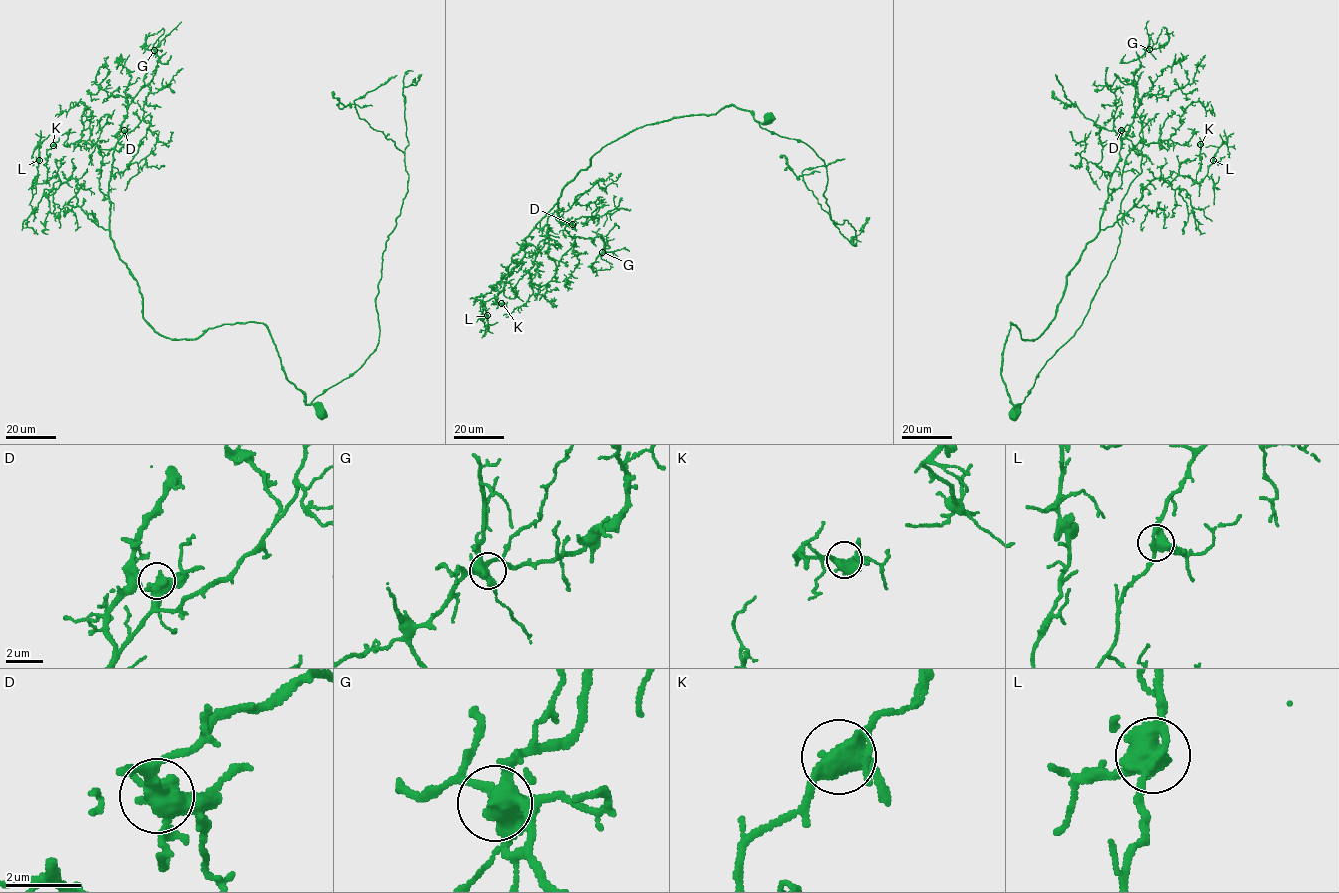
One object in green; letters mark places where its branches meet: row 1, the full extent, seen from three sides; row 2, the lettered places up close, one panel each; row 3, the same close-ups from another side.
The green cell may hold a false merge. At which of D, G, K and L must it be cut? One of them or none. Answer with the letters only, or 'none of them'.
none of them

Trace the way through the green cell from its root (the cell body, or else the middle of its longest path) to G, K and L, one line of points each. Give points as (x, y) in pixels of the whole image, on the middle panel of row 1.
G: (769, 117), (761, 123), (729, 105), (606, 144), (563, 188), (557, 210), (571, 236), (603, 238), (602, 252)
K: (769, 117), (761, 123), (729, 105), (637, 127), (606, 144), (525, 238), (524, 256), (495, 298), (501, 303)
L: (769, 117), (761, 123), (729, 105), (606, 144), (525, 238), (505, 287), (483, 303), (487, 315)

